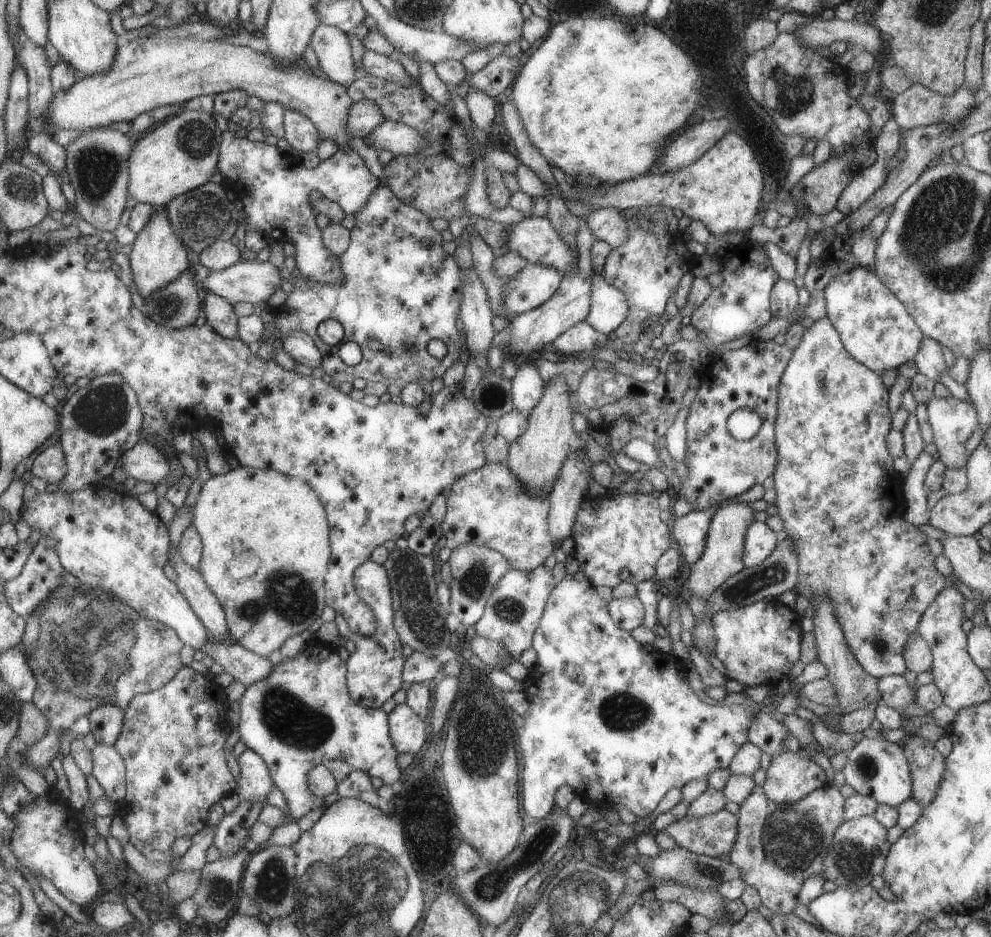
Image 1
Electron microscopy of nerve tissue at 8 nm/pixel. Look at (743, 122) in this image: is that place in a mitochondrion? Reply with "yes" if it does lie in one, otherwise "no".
no

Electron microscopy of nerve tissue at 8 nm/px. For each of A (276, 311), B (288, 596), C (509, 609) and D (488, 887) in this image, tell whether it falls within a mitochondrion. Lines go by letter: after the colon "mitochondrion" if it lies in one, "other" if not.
A: other
B: mitochondrion
C: mitochondrion
D: mitochondrion

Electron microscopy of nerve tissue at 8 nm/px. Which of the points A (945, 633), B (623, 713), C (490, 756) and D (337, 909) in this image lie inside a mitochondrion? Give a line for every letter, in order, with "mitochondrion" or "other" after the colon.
A: other
B: mitochondrion
C: mitochondrion
D: mitochondrion

